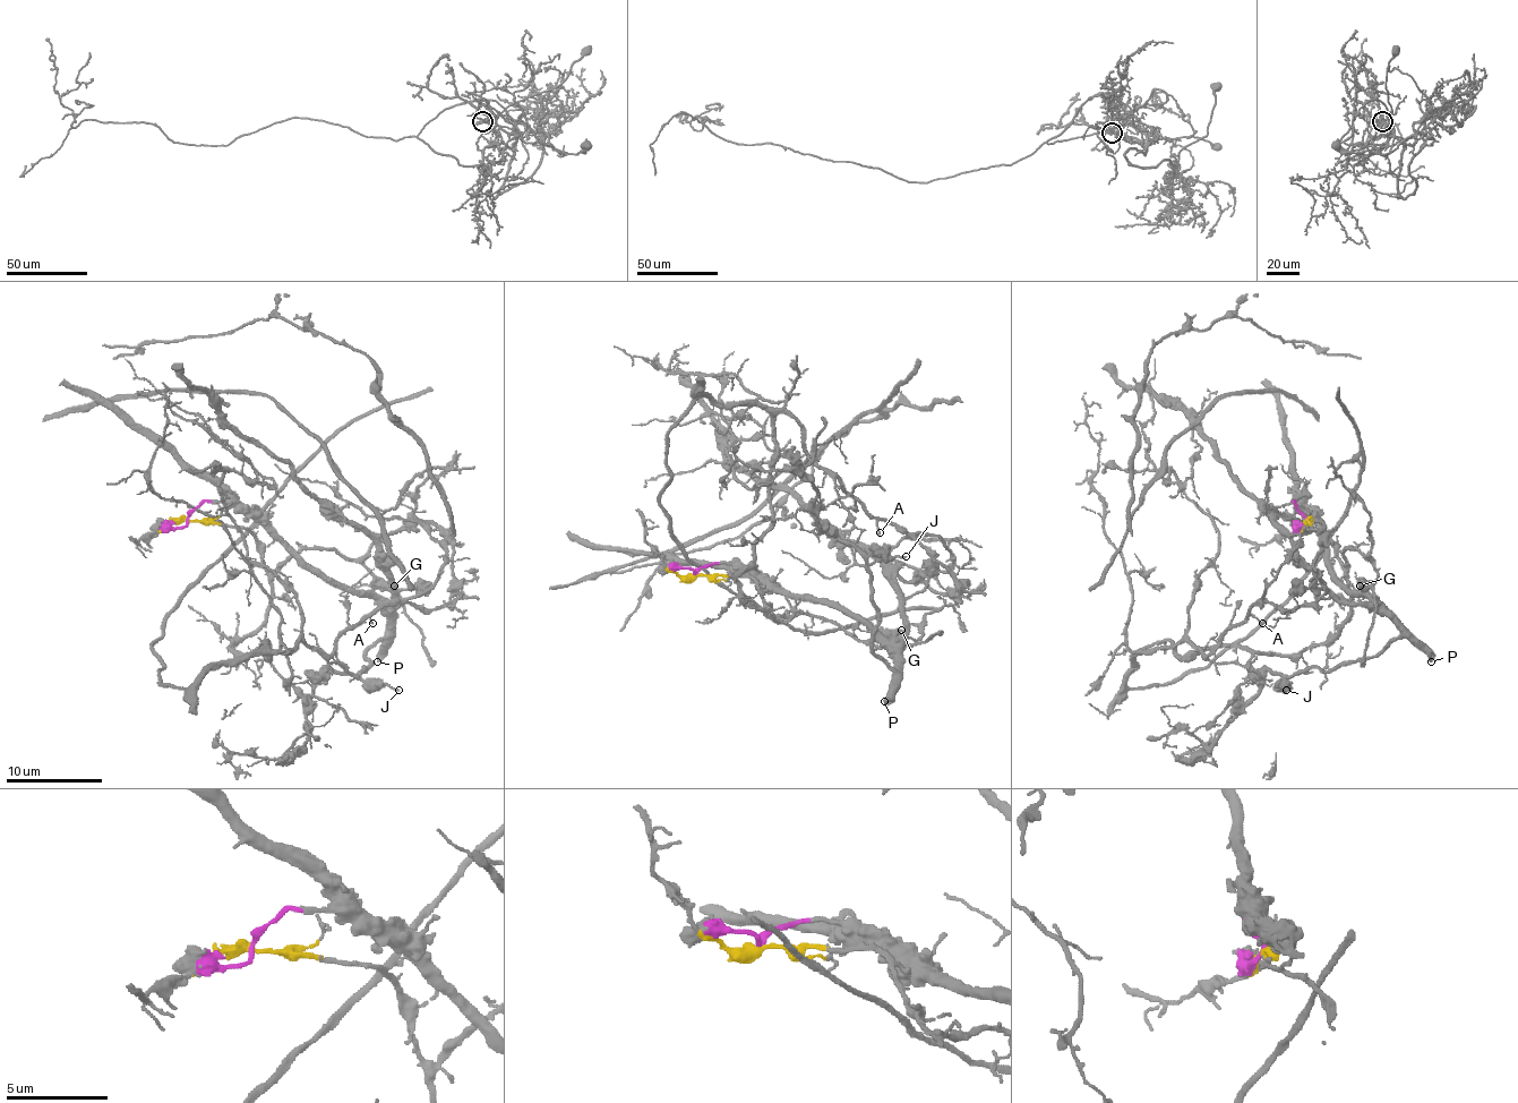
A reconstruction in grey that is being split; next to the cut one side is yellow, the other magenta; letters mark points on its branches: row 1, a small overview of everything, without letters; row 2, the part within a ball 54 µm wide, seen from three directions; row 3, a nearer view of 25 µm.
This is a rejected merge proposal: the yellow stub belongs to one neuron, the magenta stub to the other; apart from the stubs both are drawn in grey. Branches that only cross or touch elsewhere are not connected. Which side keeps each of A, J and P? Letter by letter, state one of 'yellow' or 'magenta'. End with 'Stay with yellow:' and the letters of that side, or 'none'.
A: yellow
J: magenta
P: magenta
Stay with yellow: A

